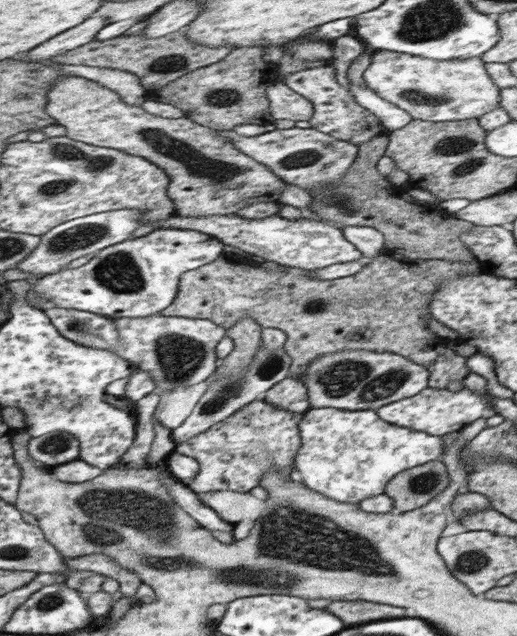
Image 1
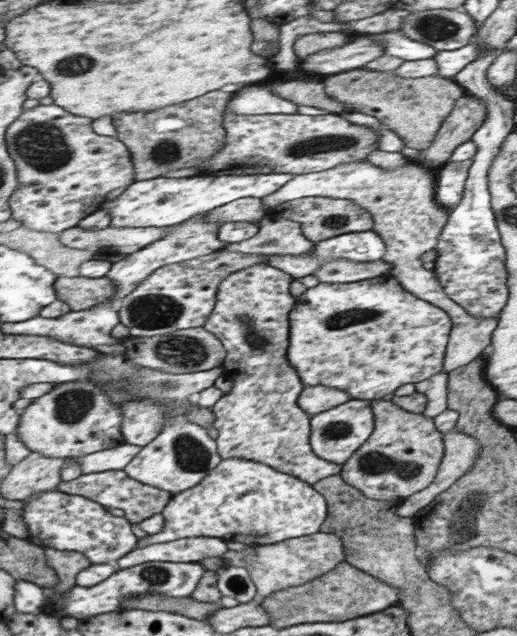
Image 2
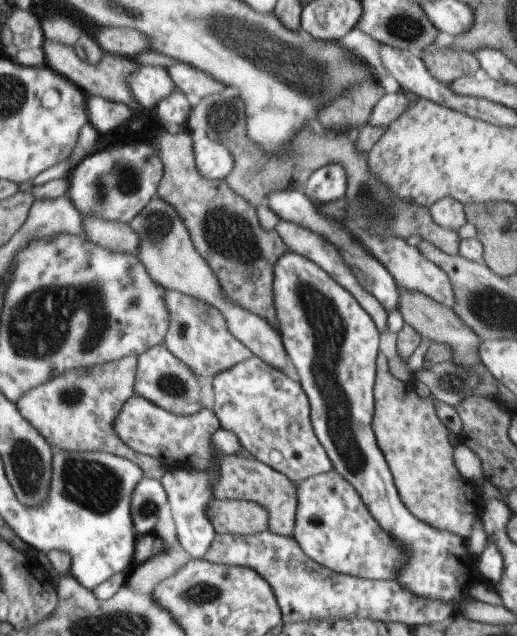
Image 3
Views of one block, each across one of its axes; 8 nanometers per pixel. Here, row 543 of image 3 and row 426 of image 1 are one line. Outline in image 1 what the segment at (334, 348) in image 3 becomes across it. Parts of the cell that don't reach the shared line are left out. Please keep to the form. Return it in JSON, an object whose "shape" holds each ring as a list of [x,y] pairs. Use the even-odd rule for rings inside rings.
{"shape":[[[427,387],[425,391],[416,396],[386,404],[376,411],[382,420],[389,421],[390,424],[427,432],[432,436],[442,436],[460,431],[462,427],[469,426],[474,420],[489,419],[496,415],[496,410],[490,406],[488,396],[480,396],[466,388],[460,392],[450,392],[448,389],[435,390]]]}

